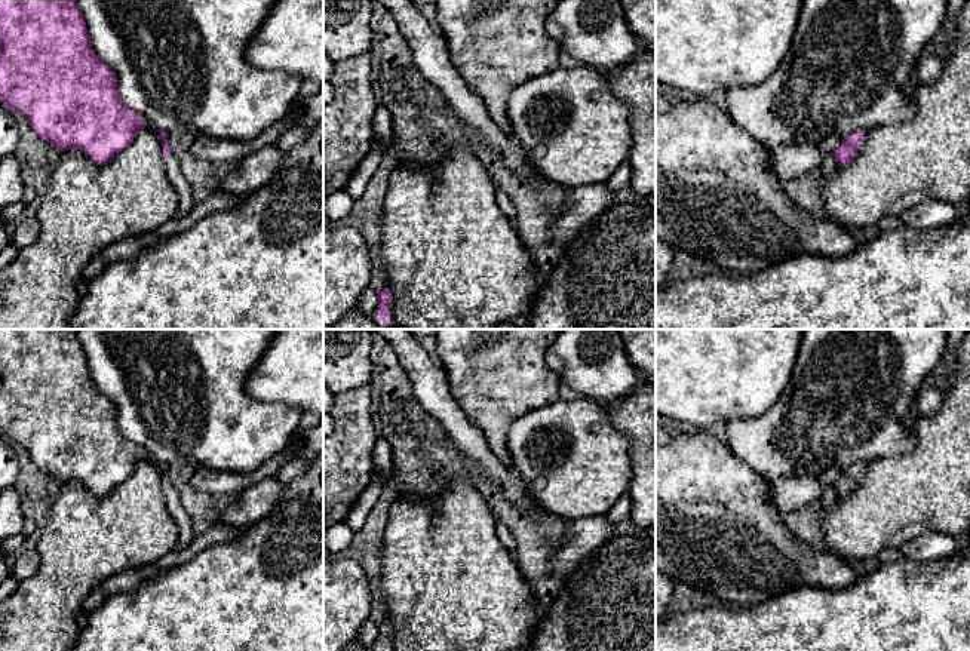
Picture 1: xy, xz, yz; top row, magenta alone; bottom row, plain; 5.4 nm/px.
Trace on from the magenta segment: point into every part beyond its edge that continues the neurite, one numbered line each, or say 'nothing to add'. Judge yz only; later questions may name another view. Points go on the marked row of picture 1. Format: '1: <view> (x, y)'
nothing to add

